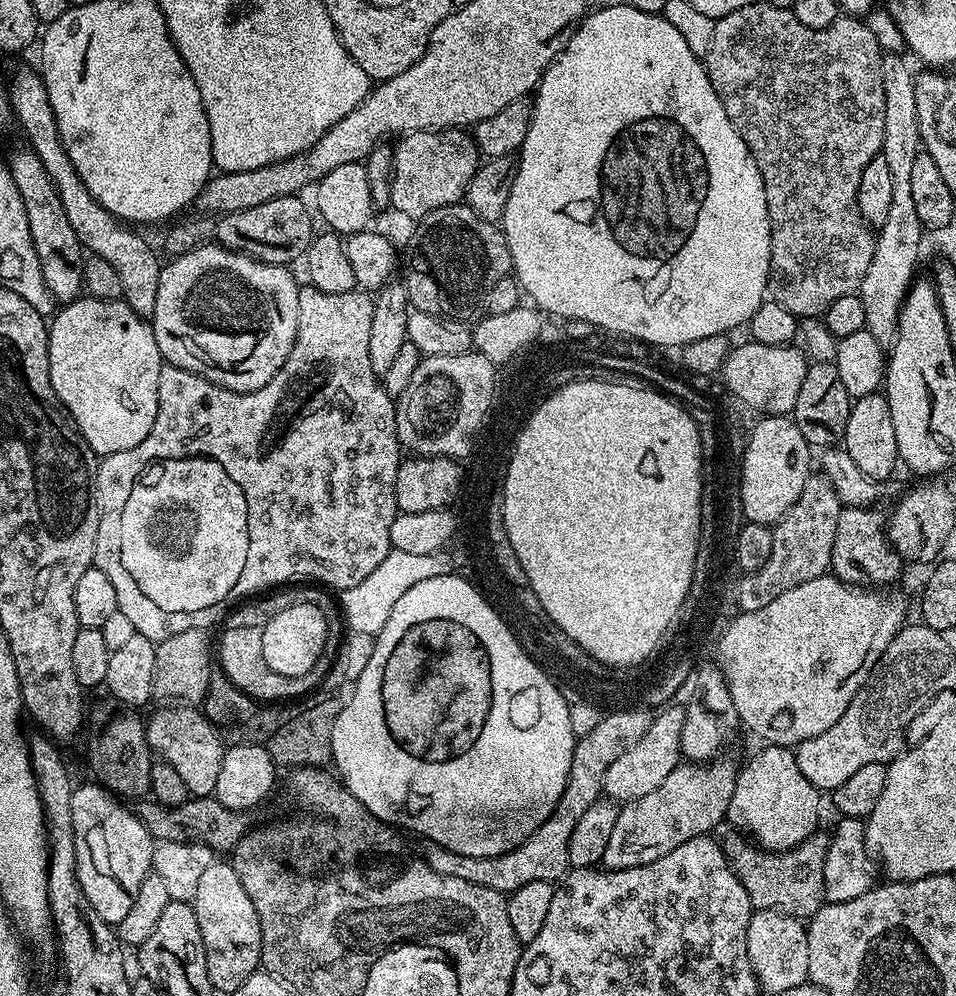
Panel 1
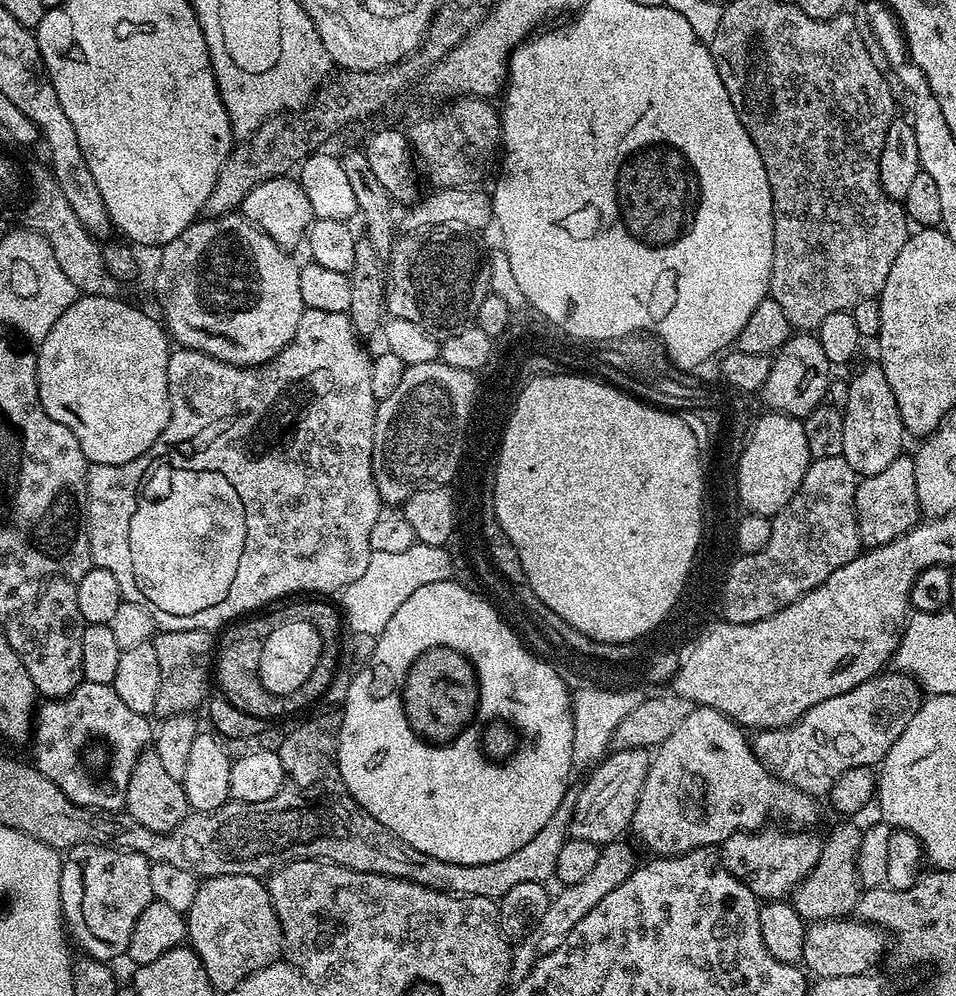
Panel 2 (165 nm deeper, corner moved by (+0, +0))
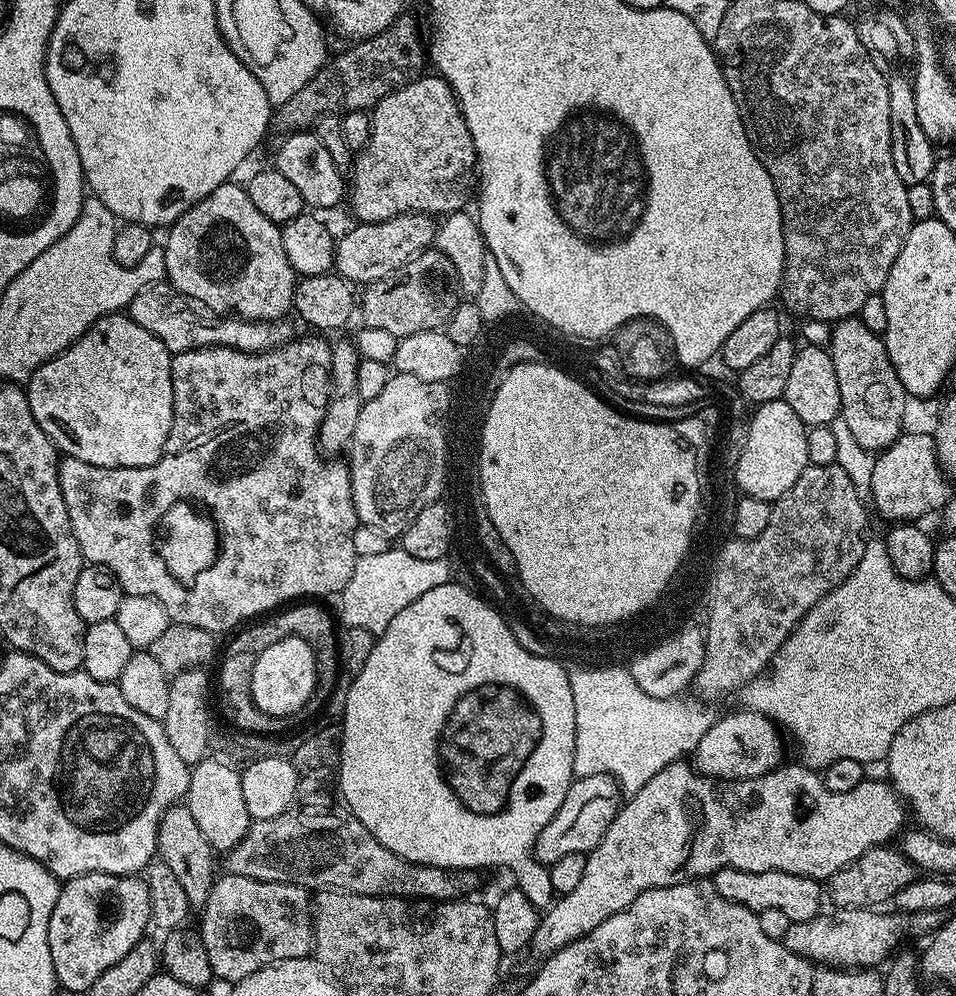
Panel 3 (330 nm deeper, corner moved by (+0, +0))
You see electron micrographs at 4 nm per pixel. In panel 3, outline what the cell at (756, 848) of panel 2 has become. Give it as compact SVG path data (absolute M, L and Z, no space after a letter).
M723 868L710 877L712 885L730 902L738 902L742 906L749 908L751 912L759 914L762 910L782 910L786 918L790 918L794 924L813 920L822 912L820 907L820 896L822 900L822 884L819 880L811 880L809 876L799 876L798 874L786 874L785 872L747 872L737 868Z

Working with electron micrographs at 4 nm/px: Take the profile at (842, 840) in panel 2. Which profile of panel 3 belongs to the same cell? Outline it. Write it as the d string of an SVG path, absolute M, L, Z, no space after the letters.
M881 846L866 850L862 858L847 864L842 870L838 870L826 881L826 896L833 900L837 909L844 908L871 908L879 909L887 902L895 901L896 895L910 882L918 879L918 869L910 858L906 858L904 853L896 846Z

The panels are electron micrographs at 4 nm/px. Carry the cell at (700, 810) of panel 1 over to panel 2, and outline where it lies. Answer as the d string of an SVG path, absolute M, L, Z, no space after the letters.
M624 840L612 841L603 845L598 856L597 865L593 867L581 879L581 881L561 887L560 892L549 899L548 906L542 919L533 926L528 935L519 941L512 951L511 977L520 979L524 977L536 964L538 956L549 953L550 950L557 949L565 940L566 935L574 928L602 900L606 898L610 891L620 886L629 877L629 874L636 867L634 854Z

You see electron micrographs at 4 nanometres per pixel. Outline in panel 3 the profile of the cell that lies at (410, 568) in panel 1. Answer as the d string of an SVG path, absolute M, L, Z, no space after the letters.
M389 546L382 554L370 554L357 559L350 582L346 582L338 594L340 616L347 626L358 626L379 634L386 630L386 626L390 626L390 622L394 622L401 610L410 606L410 602L422 598L426 590L434 590L434 586L442 586L452 579L452 568L447 559L414 558L414 554L402 546Z

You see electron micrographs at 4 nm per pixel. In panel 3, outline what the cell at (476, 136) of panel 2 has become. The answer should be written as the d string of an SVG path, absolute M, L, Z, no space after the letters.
M421 75L408 84L403 84L398 90L379 100L376 107L371 109L368 141L355 157L356 173L352 180L350 176L350 200L352 196L352 208L356 211L355 219L359 223L382 222L386 218L394 218L407 212L449 214L467 209L468 199L471 196L473 199L474 185L478 180L474 138L470 138L466 118L452 88L443 76L428 75Z

